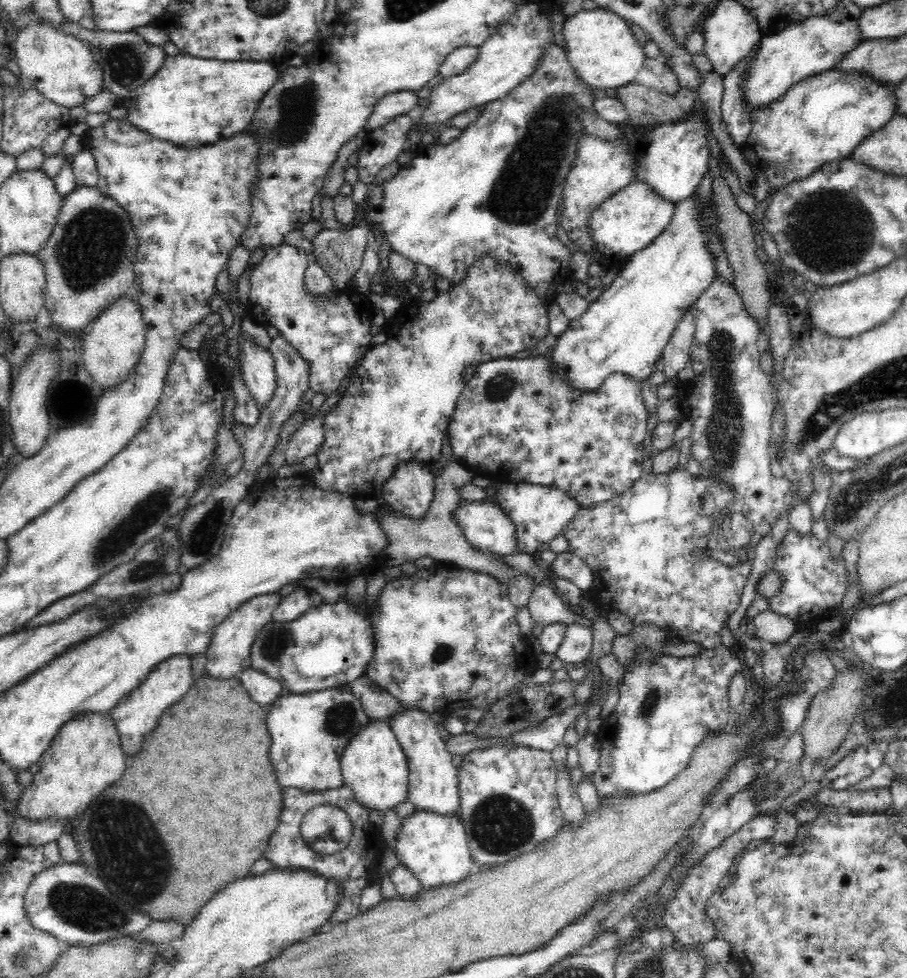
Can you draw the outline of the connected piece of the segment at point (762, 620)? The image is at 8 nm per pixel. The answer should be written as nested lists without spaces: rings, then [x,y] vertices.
[[[766,608],[753,618],[757,635],[769,644],[781,644],[797,629],[796,624],[787,616],[775,614],[774,610]]]

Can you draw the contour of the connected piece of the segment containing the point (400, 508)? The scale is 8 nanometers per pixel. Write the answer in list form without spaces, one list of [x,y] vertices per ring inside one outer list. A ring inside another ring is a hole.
[[[426,462],[400,463],[382,484],[378,498],[392,511],[400,512],[408,520],[418,521],[430,509],[434,500],[435,479],[432,464]]]

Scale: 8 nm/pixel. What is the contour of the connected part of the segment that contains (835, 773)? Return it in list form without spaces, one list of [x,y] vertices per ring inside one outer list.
[[[874,742],[858,746],[850,756],[826,770],[818,784],[831,790],[845,790],[883,766],[885,754]]]

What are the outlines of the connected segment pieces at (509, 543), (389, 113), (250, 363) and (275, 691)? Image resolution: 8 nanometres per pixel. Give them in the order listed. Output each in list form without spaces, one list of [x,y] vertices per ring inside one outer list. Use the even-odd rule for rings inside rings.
[[[462,500],[456,510],[456,521],[462,535],[480,551],[506,556],[516,552],[516,529],[494,503],[486,500]]]
[[[400,91],[383,96],[373,108],[364,128],[369,132],[394,120],[394,117],[410,114],[418,105],[420,97],[417,93],[418,91]]]
[[[241,333],[239,337],[239,360],[245,388],[254,397],[257,412],[261,413],[277,387],[274,359],[269,350],[256,347]]]
[[[248,667],[240,674],[242,676],[238,680],[242,682],[242,686],[248,690],[252,700],[262,706],[264,704],[271,705],[278,696],[285,692],[277,680],[270,678],[266,673],[254,670],[252,667]]]

